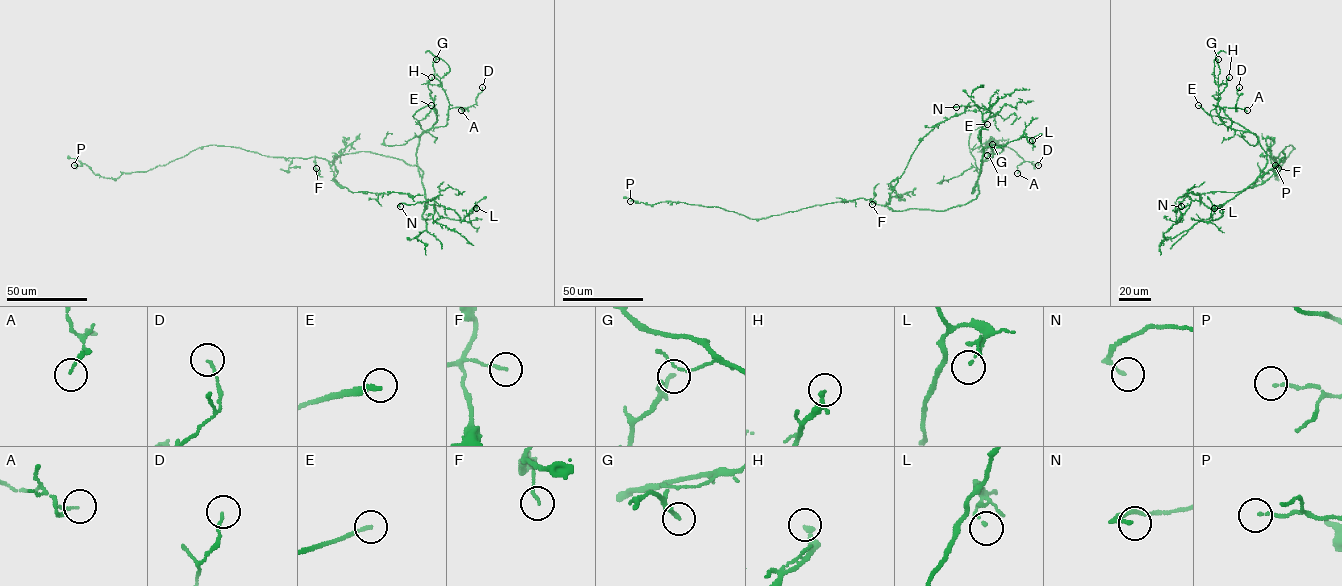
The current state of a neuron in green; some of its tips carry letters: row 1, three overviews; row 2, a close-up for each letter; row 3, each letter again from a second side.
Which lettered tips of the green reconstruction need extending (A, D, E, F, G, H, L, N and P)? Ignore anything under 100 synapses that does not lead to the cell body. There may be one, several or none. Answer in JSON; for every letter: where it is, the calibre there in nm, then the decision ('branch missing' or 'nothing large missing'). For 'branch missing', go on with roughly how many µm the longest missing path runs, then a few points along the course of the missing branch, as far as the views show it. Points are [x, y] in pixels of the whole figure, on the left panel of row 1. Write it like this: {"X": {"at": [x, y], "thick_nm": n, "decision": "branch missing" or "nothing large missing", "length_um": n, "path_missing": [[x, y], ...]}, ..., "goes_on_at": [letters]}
{"A": {"at": [461, 110], "thick_nm": 110, "decision": "nothing large missing"}, "D": {"at": [482, 87], "thick_nm": 110, "decision": "nothing large missing"}, "E": {"at": [431, 105], "thick_nm": 190, "decision": "branch missing", "length_um": 35, "path_missing": [[431, 105], [476, 113]]}, "F": {"at": [316, 168], "thick_nm": 120, "decision": "nothing large missing"}, "G": {"at": [436, 59], "thick_nm": 130, "decision": "nothing large missing"}, "H": {"at": [431, 77], "thick_nm": 260, "decision": "nothing large missing"}, "L": {"at": [476, 208], "thick_nm": 100, "decision": "nothing large missing"}, "N": {"at": [400, 206], "thick_nm": 120, "decision": "nothing large missing"}, "P": {"at": [74, 165], "thick_nm": 110, "decision": "nothing large missing"}, "goes_on_at": ["E"]}

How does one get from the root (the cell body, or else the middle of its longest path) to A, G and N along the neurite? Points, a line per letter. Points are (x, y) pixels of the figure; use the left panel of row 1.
A: (338, 157), (370, 151), (416, 165), (422, 176), (419, 137), (444, 126), (449, 109), (467, 108), (461, 110)
G: (338, 157), (370, 151), (416, 165), (422, 176), (419, 137), (447, 124), (449, 102), (434, 74), (436, 59)
N: (338, 157), (370, 151), (418, 166), (422, 171), (425, 209), (425, 203), (437, 196), (400, 206)

